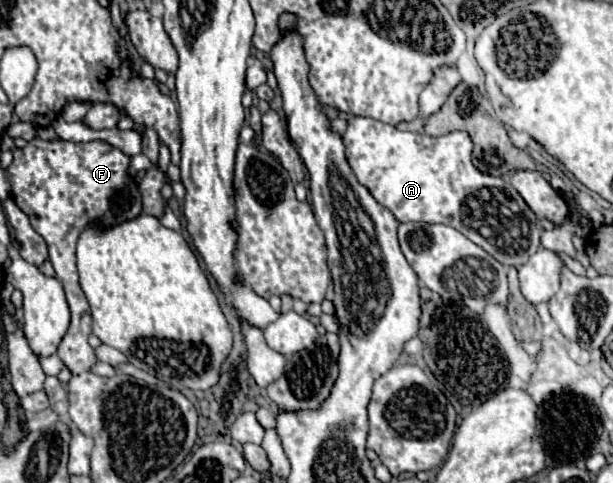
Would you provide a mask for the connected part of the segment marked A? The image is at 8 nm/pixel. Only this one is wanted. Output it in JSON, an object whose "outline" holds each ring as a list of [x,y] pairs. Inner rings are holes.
{"outline":[[[351,117],[349,127],[343,133],[343,143],[347,147],[347,161],[359,183],[365,185],[377,203],[387,207],[397,221],[451,225],[475,245],[483,247],[497,261],[513,267],[523,265],[539,249],[541,233],[537,229],[535,213],[529,209],[529,205],[525,205],[523,197],[517,193],[517,189],[513,189],[511,183],[505,185],[501,177],[489,177],[489,173],[481,173],[471,163],[473,141],[469,133],[453,131],[441,137],[429,137],[425,133],[399,131],[395,125],[387,125],[371,117]]]}

